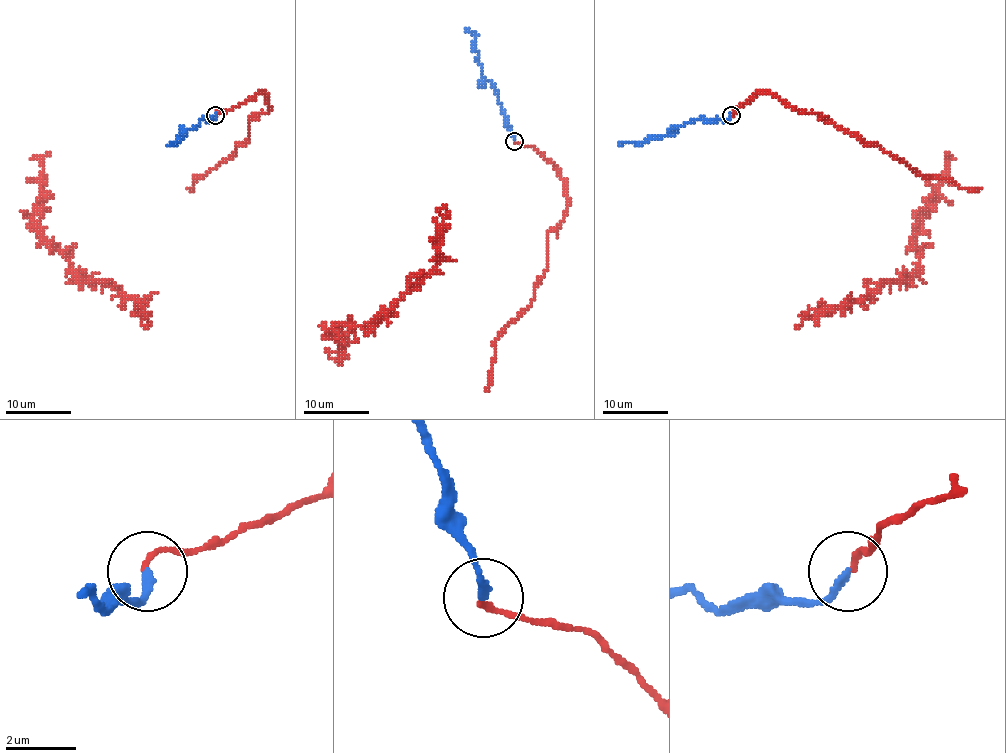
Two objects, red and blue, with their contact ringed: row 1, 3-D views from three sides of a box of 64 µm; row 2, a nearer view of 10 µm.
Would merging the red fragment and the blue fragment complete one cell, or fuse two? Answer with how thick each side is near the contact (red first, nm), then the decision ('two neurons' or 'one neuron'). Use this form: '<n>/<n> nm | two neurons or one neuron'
140/200 nm | one neuron

